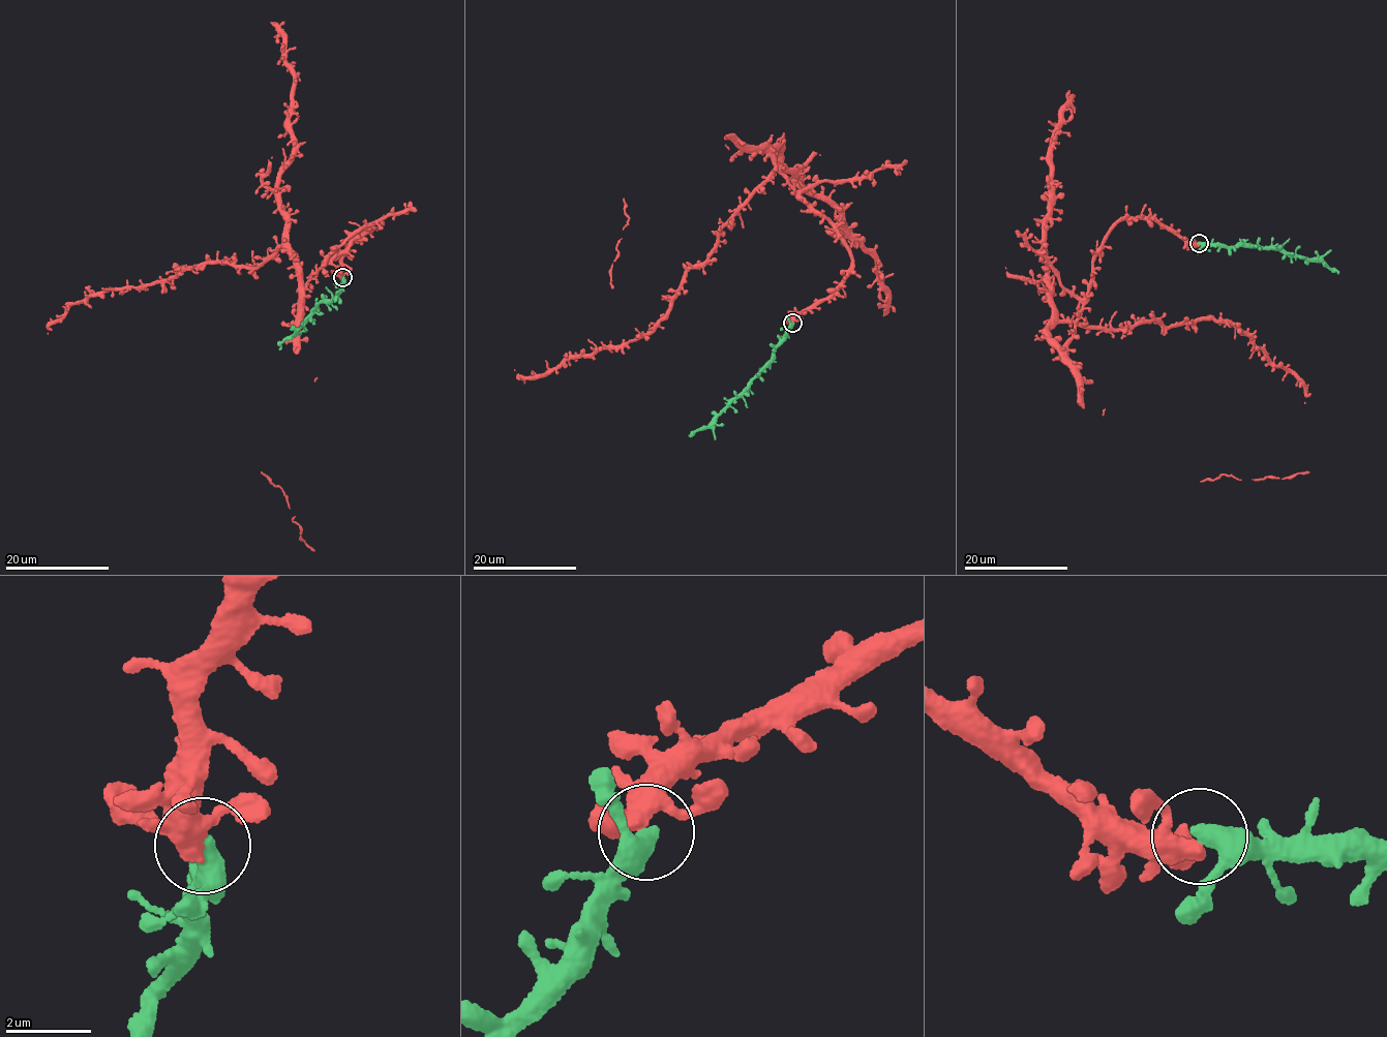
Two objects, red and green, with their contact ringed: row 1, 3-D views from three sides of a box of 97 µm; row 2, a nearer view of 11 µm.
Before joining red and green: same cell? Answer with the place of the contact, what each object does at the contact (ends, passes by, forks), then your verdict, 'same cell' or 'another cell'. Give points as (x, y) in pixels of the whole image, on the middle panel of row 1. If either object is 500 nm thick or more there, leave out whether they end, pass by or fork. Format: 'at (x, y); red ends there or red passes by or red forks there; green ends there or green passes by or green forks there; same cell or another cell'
at (792, 323); red forks there; green passes by; same cell

